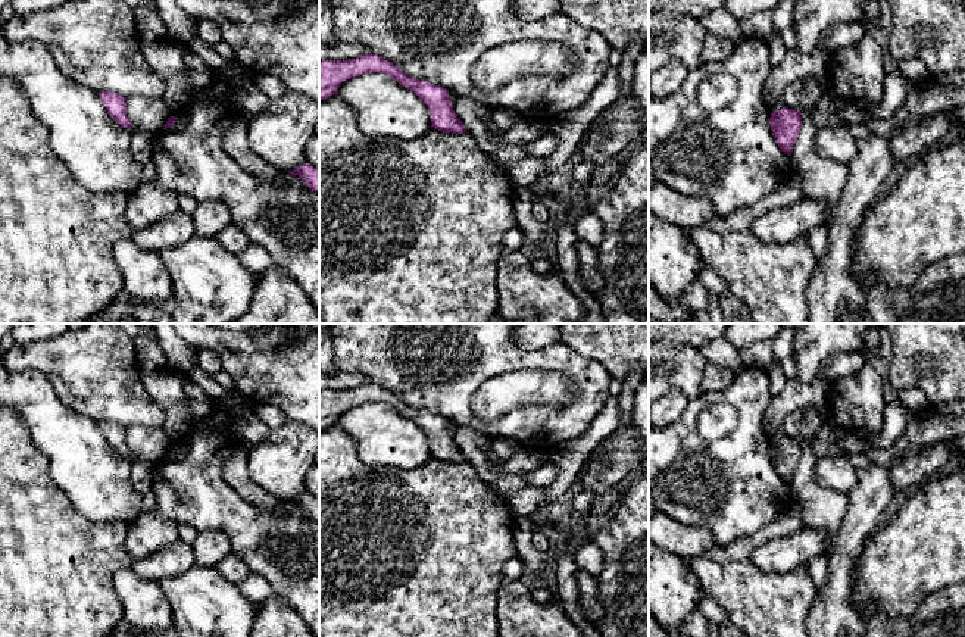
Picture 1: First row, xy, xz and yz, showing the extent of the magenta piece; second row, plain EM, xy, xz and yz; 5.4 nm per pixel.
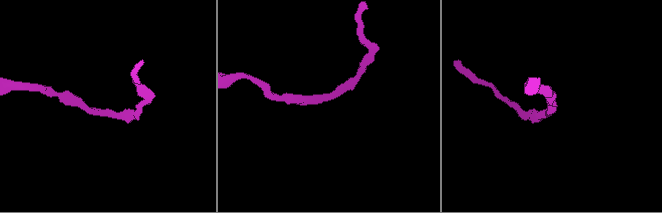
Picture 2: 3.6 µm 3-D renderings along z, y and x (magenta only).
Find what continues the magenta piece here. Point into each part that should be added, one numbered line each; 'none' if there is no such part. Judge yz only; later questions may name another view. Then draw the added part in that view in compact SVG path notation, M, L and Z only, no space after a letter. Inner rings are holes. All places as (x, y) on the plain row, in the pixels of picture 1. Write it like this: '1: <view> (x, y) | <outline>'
1: yz (796, 394) | M797 377L787 380L784 388L771 399L763 415L763 428L769 440L777 441L784 437L781 424L787 415L806 406L822 406L828 390L830 382L819 377L811 384L799 381Z

